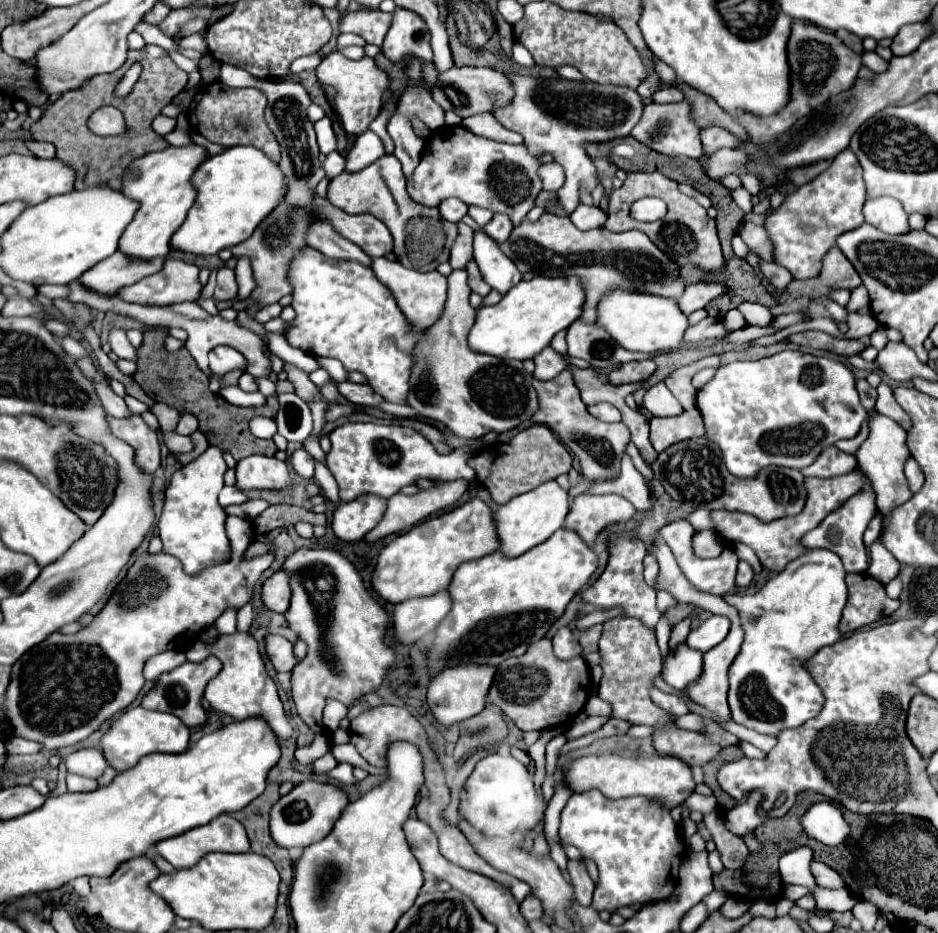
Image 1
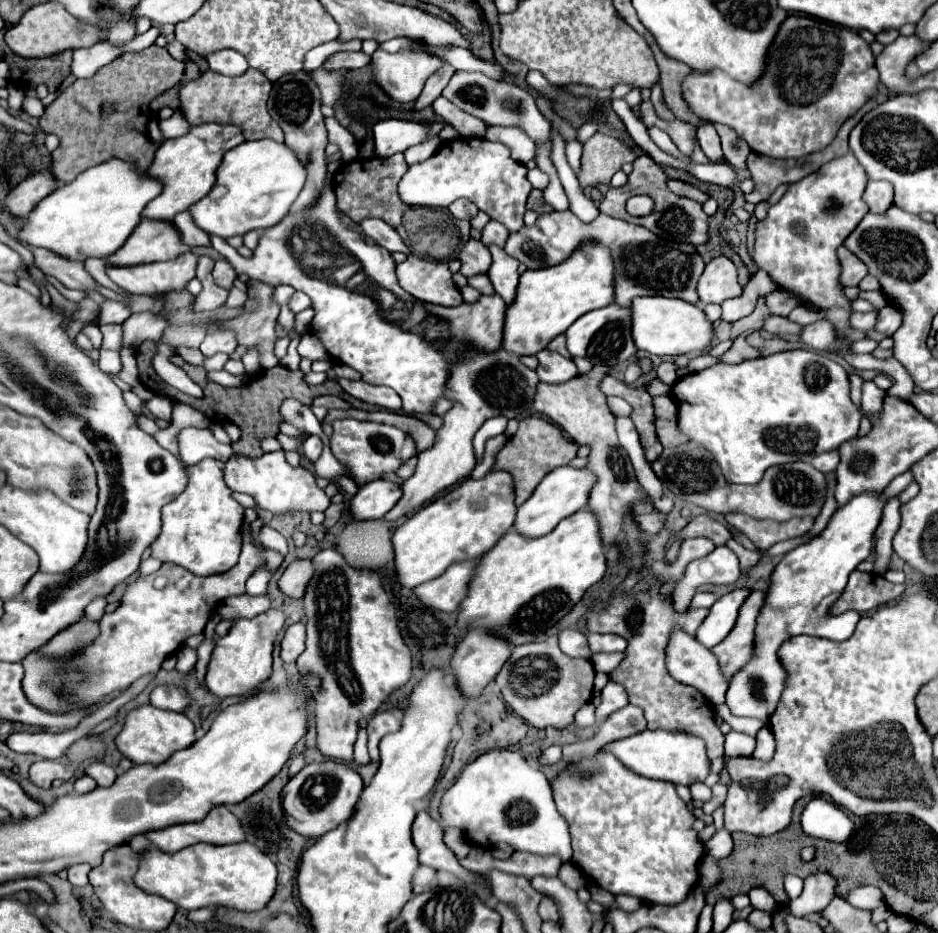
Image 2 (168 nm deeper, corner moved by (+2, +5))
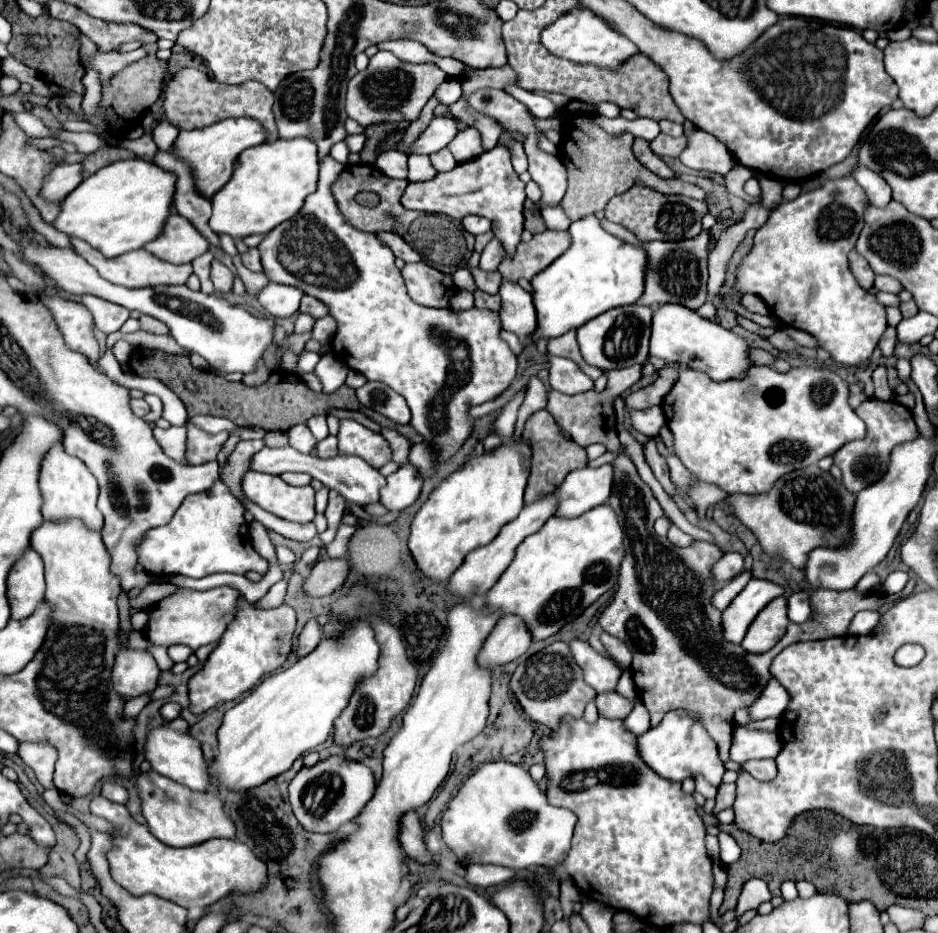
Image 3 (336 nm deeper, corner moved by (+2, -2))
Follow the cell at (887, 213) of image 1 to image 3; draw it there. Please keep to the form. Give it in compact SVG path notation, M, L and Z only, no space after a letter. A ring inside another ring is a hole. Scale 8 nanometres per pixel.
M860 167L858 173L854 173L854 179L866 191L868 201L872 205L886 205L886 203L890 203L892 189L878 173L872 173L868 167Z

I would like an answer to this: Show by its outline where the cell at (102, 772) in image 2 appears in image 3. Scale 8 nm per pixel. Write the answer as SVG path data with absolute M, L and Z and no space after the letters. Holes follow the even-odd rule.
M106 781L102 785L102 795L108 797L108 801L112 801L112 803L122 803L122 805L128 803L128 791L122 785L112 783L112 781Z

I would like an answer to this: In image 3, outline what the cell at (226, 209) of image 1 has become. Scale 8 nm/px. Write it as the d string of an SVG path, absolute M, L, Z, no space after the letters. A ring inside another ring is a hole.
M296 137L296 139L276 139L274 143L262 143L256 147L246 149L234 167L232 179L212 197L212 219L210 227L214 233L226 233L232 237L248 237L254 233L268 233L274 227L278 227L282 221L292 219L300 207L304 205L304 199L316 191L318 183L318 149L314 141L308 137Z

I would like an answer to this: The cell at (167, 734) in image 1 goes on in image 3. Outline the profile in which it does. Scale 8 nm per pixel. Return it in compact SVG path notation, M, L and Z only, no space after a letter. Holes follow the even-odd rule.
M178 717L178 719L170 721L168 725L152 731L144 749L146 749L146 759L152 763L152 769L158 771L160 775L170 777L172 781L176 781L180 785L186 785L194 791L208 791L208 785L210 785L208 763L204 759L200 741L196 741L194 737L188 735L186 719Z

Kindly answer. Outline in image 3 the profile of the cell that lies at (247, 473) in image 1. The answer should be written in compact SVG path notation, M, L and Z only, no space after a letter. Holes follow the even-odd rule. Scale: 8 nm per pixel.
M250 471L244 475L244 493L264 511L294 523L310 523L314 511L314 489L286 485L278 475Z

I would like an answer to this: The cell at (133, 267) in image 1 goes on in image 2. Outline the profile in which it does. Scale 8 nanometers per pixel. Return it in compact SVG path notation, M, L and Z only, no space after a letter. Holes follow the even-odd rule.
M142 220L140 226L136 226L136 230L128 236L128 242L116 254L112 254L106 264L140 266L152 262L166 262L188 250L190 248L180 242L174 224Z

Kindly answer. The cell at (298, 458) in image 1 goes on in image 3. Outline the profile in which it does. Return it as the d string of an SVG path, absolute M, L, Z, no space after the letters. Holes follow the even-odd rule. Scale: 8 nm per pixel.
M328 435L324 441L318 443L318 455L324 459L324 457L336 457L338 455L338 439Z

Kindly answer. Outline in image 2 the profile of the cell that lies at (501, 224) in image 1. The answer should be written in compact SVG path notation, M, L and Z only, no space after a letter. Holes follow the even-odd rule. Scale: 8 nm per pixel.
M490 220L484 230L482 230L482 242L488 246L488 244L496 244L496 246L504 246L506 238L508 238L508 228L504 228L504 224L496 222L496 220Z

